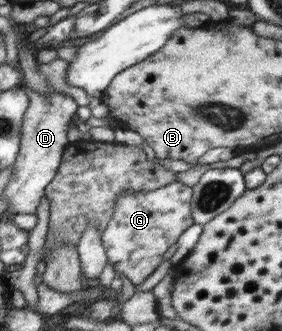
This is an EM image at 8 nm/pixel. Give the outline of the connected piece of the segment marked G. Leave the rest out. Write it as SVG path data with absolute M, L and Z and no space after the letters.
M178 181L148 192L126 190L122 196L118 196L116 214L103 231L103 244L109 263L118 274L116 278L128 280L135 287L154 272L168 246L172 246L176 238L194 224L190 214L190 198L191 187Z

